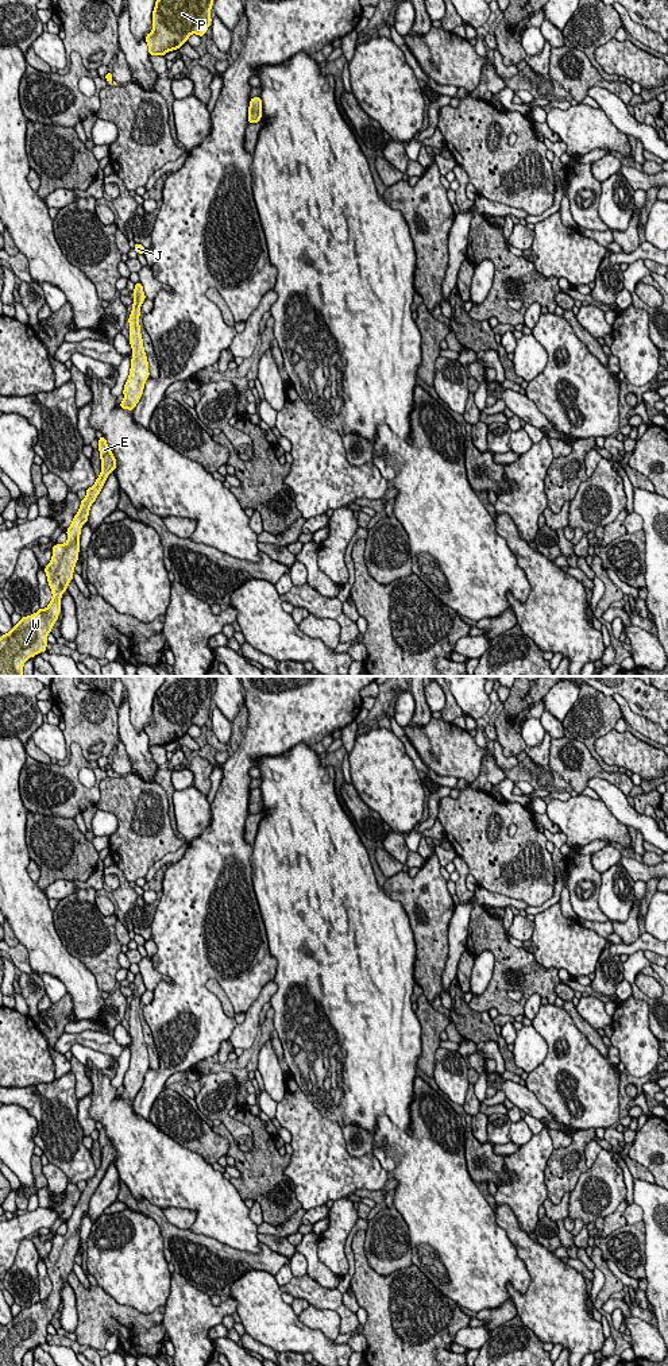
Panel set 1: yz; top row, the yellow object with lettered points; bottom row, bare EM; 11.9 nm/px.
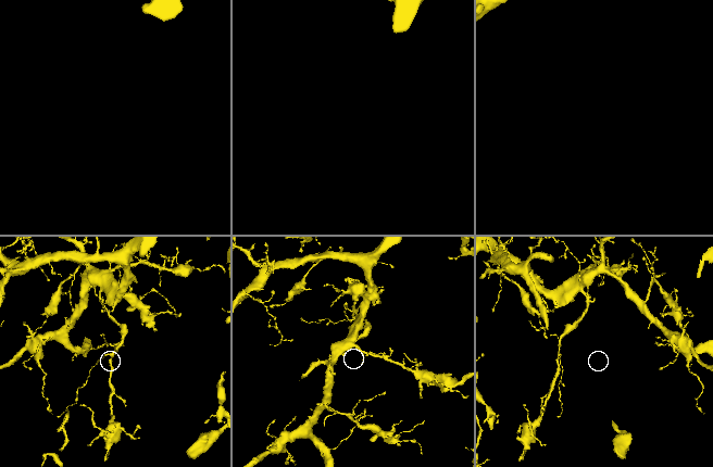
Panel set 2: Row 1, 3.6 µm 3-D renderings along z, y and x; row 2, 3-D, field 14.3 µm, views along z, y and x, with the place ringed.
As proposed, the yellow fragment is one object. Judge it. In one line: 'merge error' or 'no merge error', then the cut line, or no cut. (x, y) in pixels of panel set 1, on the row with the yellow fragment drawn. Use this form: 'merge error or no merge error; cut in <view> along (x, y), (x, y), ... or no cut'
no merge error; no cut

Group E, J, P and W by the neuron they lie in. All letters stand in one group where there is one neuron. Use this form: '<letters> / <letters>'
E J P W

